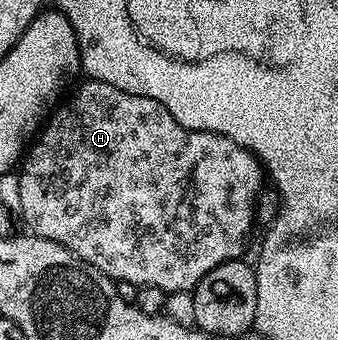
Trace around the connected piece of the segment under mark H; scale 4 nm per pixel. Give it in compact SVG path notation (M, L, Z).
M90 78L84 81L67 101L64 99L47 117L22 157L21 167L17 172L20 178L20 206L17 212L19 216L23 215L23 220L27 223L26 231L30 235L65 246L74 256L89 262L89 266L101 270L113 281L131 282L138 289L157 286L166 293L192 291L201 282L201 278L209 274L209 270L230 260L240 259L244 255L247 235L255 224L255 200L265 187L265 169L259 159L249 149L243 148L227 136L216 132L189 130L181 126L181 122L177 122L177 118L173 118L173 114L169 114L169 110L161 106L161 102L153 102L153 98L125 94L125 90L109 86L109 82Z

